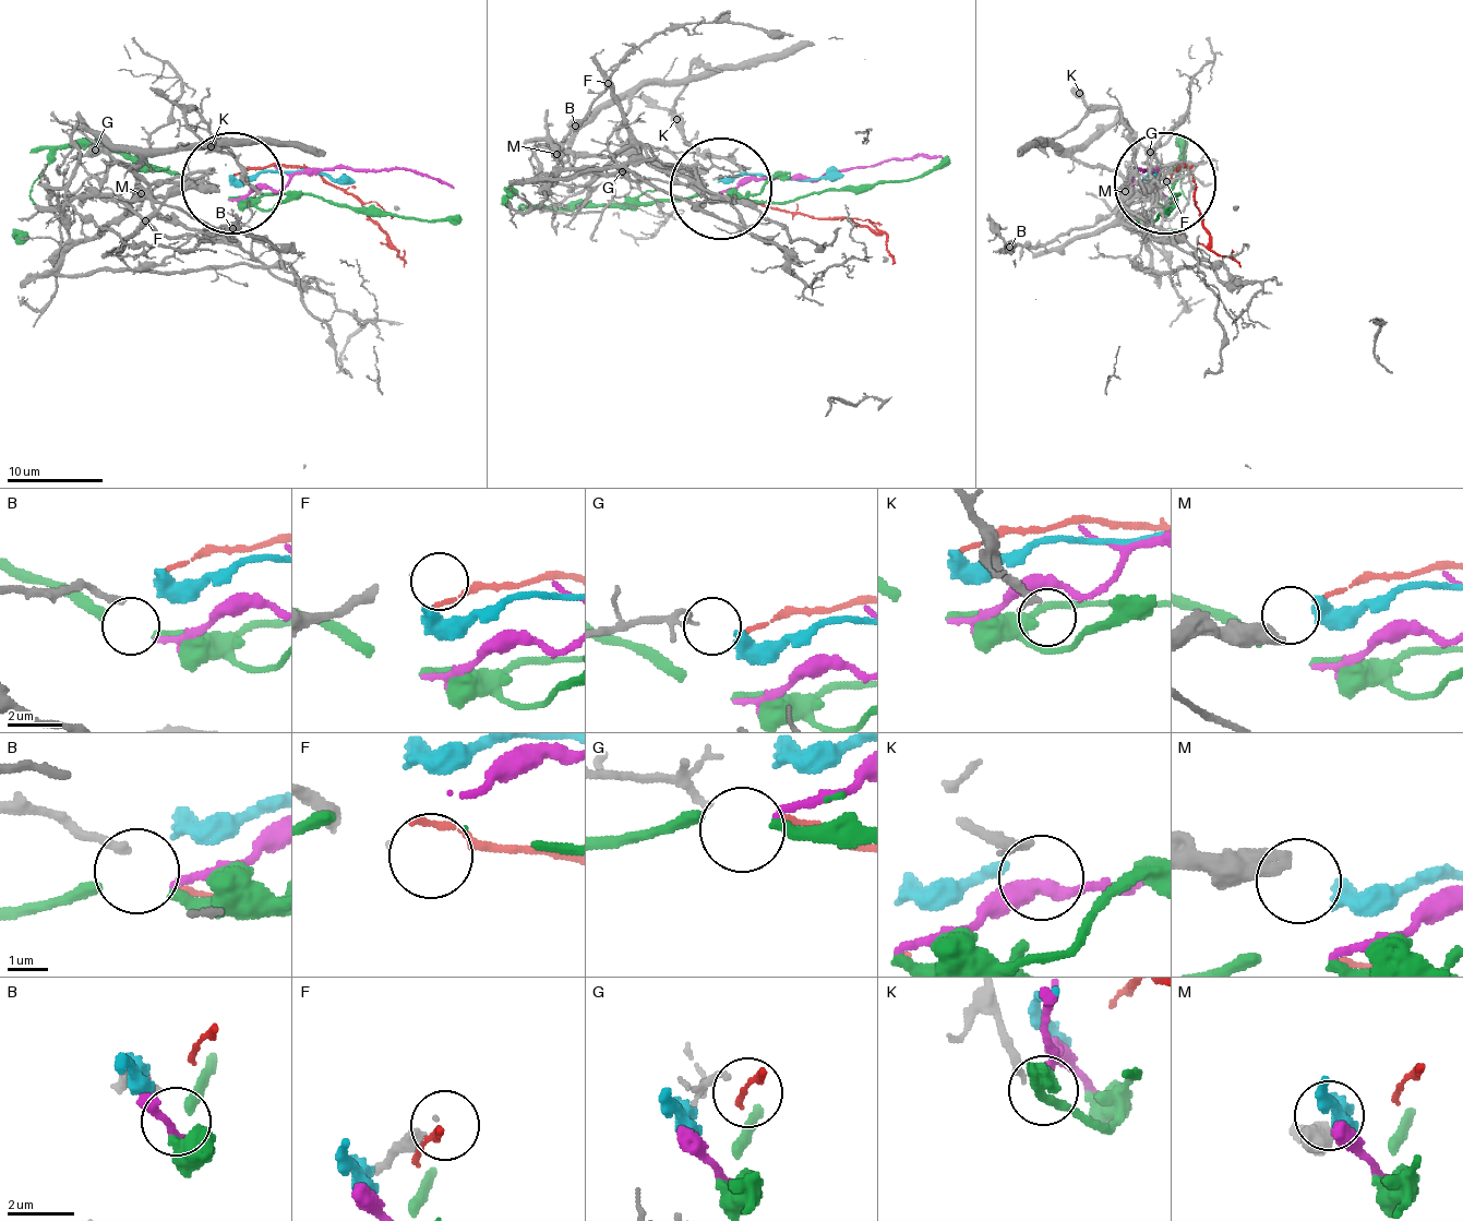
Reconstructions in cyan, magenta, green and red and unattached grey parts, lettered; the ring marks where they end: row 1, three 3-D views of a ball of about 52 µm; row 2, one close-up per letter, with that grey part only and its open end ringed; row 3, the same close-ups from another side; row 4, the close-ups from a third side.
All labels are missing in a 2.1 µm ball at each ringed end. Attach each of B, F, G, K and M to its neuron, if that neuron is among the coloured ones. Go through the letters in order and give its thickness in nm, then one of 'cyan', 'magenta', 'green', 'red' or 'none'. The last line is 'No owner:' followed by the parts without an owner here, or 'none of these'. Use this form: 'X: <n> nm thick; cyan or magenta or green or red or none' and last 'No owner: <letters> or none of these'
B: 220 nm thick; magenta
F: 50 nm thick; none
G: 180 nm thick; red
K: 280 nm thick; none
M: 440 nm thick; cyan
No owner: F, K

